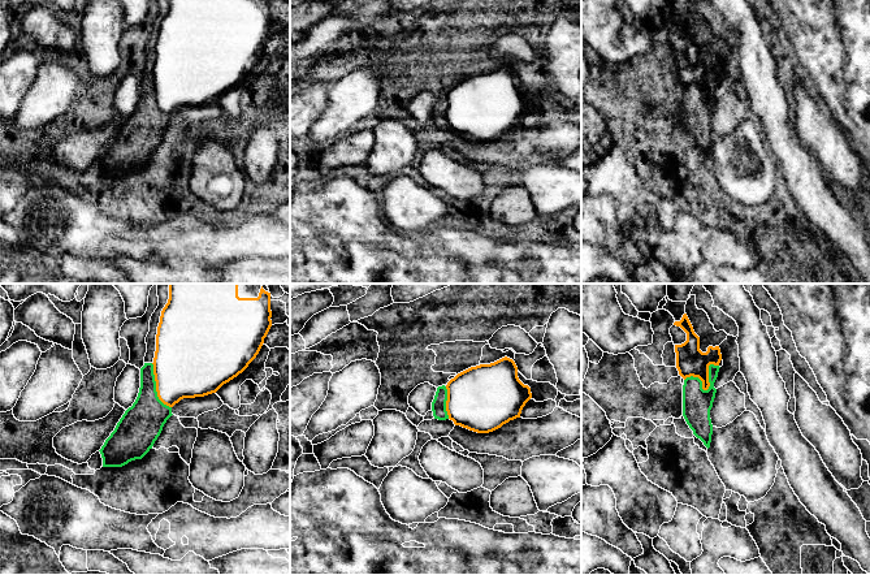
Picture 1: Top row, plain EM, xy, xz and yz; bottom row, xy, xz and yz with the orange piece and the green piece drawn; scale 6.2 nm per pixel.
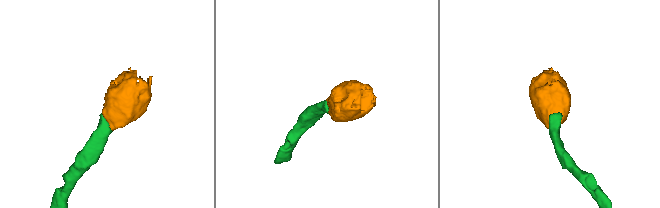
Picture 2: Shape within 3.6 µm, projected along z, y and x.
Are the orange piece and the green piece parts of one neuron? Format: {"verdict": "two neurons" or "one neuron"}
{"verdict": "one neuron"}

